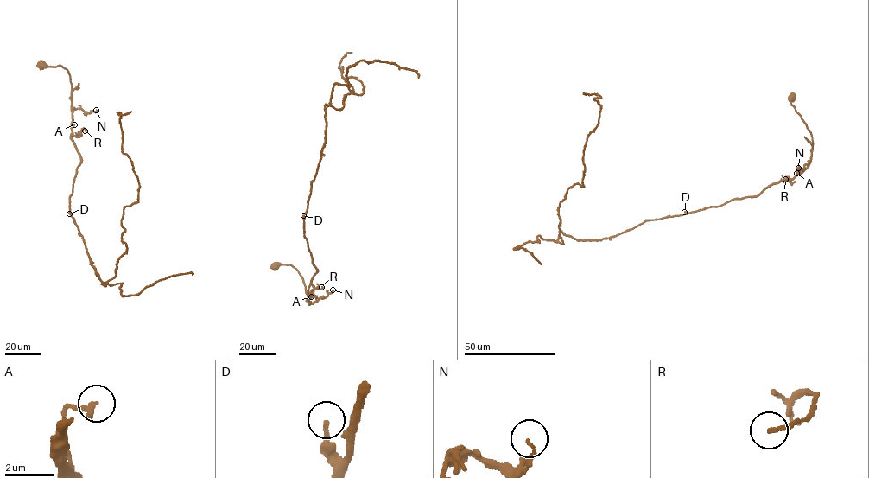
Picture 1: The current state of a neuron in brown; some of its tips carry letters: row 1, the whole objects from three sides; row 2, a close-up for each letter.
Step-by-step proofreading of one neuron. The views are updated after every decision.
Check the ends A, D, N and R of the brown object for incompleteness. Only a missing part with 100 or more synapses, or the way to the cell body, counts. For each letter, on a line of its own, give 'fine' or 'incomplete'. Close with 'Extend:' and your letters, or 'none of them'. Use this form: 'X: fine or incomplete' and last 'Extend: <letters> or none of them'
A: fine
D: fine
N: fine
R: fine
Extend: none of them

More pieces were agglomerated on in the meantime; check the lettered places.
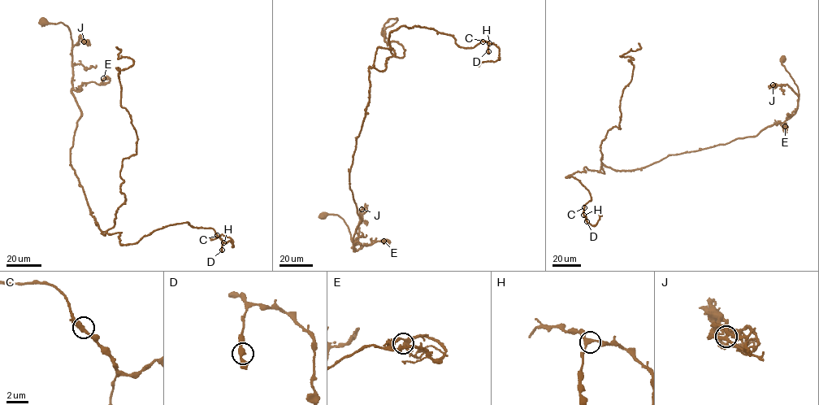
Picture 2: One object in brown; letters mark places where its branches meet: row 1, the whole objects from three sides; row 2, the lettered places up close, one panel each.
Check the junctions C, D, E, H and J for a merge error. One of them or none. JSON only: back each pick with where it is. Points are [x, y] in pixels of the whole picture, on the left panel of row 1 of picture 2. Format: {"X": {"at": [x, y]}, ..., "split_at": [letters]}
{"J": {"at": [84, 41]}, "split_at": ["J"]}

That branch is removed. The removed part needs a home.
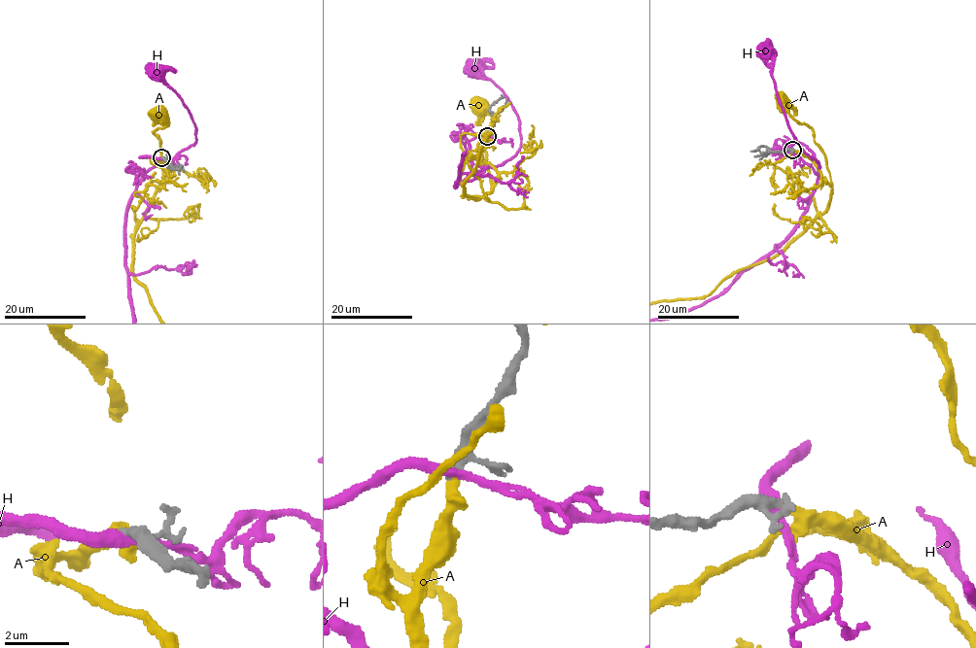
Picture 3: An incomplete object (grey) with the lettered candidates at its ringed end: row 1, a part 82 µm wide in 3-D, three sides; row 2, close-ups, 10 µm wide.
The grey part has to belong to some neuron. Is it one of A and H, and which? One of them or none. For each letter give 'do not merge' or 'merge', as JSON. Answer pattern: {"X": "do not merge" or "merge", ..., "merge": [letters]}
{"A": "merge", "H": "do not merge", "merge": ["A"]}

